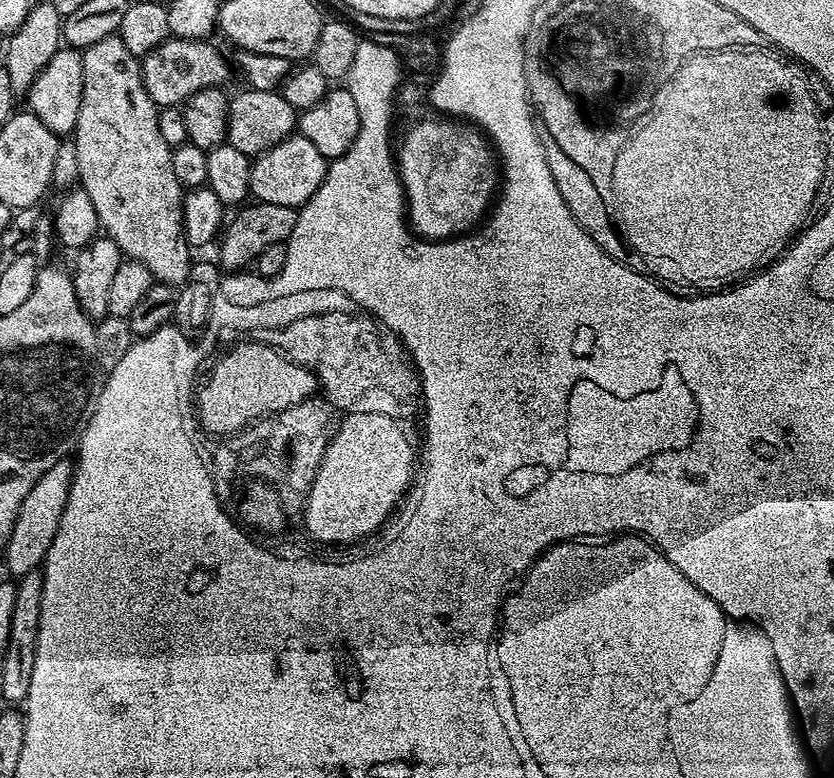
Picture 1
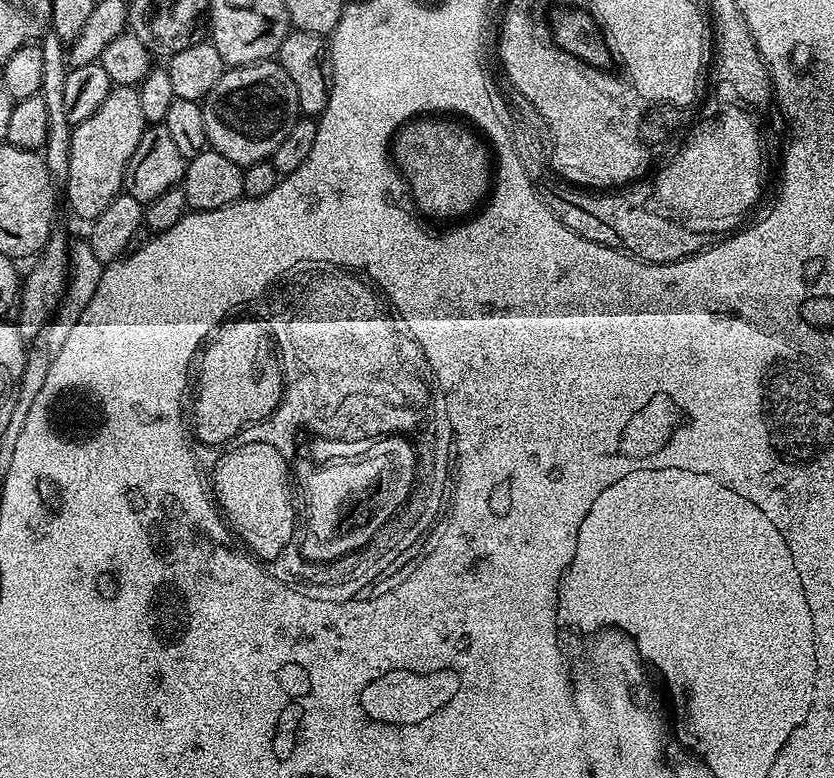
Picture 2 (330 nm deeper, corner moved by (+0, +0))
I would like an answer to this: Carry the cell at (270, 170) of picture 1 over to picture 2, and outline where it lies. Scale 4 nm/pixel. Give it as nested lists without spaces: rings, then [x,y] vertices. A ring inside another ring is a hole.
[[[275,59],[229,67],[205,94],[200,109],[211,151],[226,154],[230,162],[241,166],[271,158],[301,115],[298,90]]]

